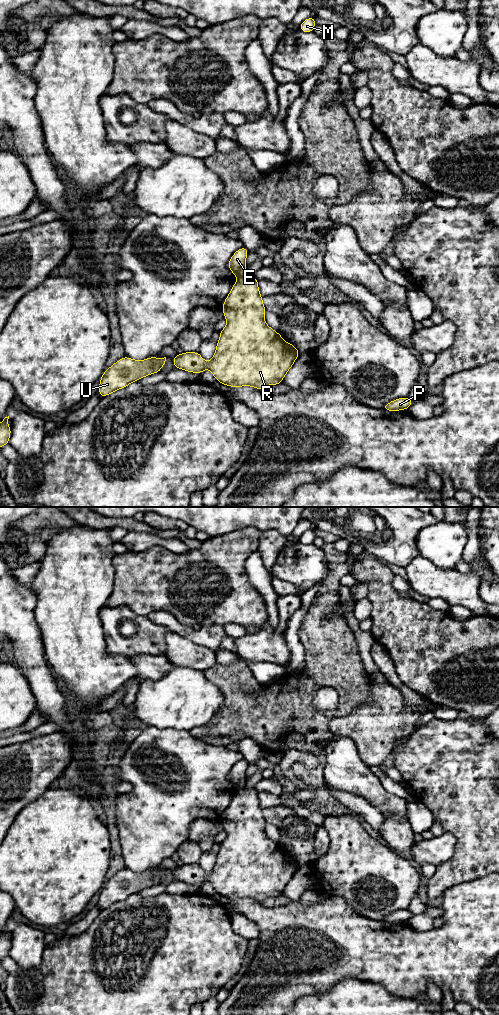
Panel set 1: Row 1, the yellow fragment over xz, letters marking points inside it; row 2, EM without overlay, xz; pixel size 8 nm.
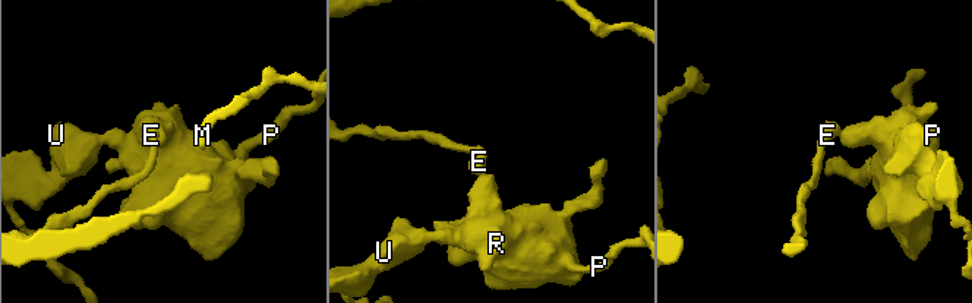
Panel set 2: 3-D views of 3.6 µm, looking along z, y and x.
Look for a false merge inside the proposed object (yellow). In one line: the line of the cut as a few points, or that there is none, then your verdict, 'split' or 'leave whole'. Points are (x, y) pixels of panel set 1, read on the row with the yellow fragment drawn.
cut in xz along (243, 275), (238, 278); split

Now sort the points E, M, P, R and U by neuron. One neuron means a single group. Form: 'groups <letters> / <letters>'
groups E M / P R U

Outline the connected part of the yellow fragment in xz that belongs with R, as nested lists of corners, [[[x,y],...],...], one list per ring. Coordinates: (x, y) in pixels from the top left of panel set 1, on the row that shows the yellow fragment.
[[[256,277],[238,278],[227,295],[222,310],[227,324],[220,331],[211,360],[206,362],[199,352],[183,352],[172,359],[175,368],[198,374],[208,369],[218,382],[229,387],[250,386],[261,390],[269,385],[281,384],[300,353],[265,322],[266,309]]]

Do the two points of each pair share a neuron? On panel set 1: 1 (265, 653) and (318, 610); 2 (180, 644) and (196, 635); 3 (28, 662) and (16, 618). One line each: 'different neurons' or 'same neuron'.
1: different neurons
2: different neurons
3: same neuron

